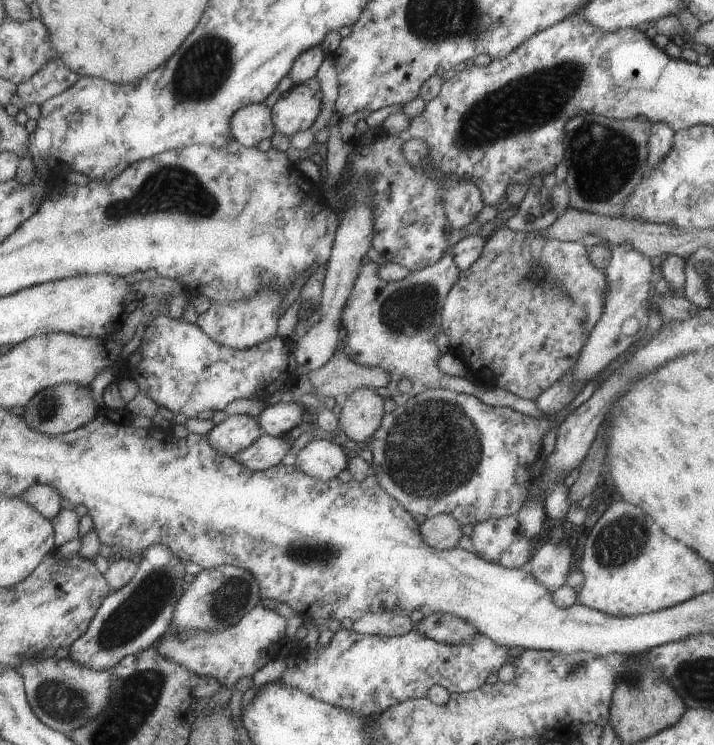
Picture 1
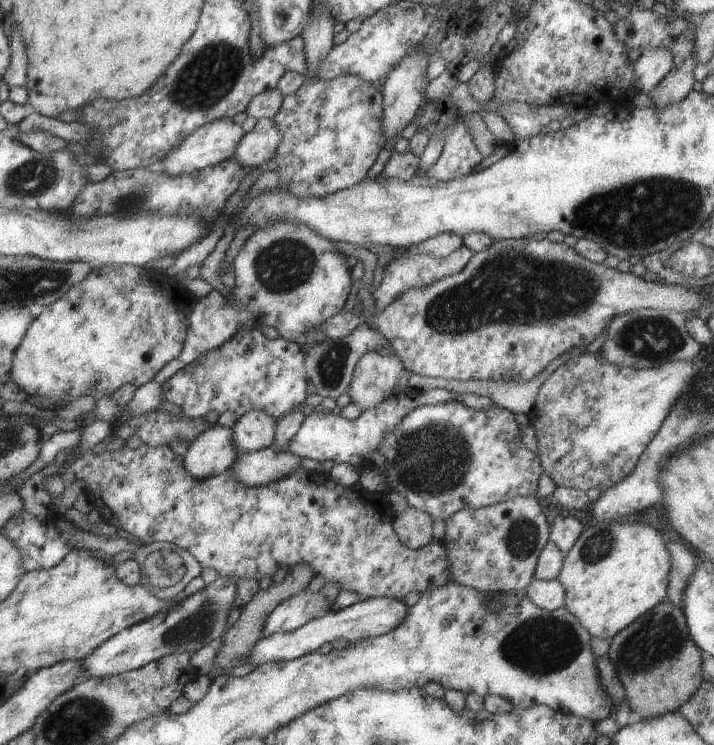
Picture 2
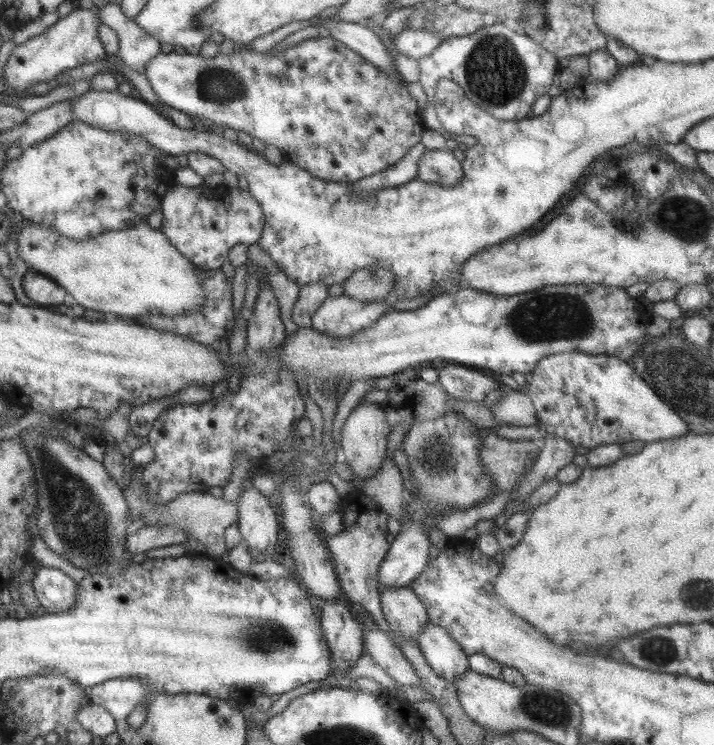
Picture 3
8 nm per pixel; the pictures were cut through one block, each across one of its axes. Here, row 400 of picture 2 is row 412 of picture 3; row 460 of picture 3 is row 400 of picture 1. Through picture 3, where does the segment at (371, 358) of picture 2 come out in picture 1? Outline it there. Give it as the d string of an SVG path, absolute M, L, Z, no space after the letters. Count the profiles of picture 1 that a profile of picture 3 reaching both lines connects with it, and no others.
M362 387L347 396L338 419L348 439L360 444L370 440L387 412L383 399L375 389Z

